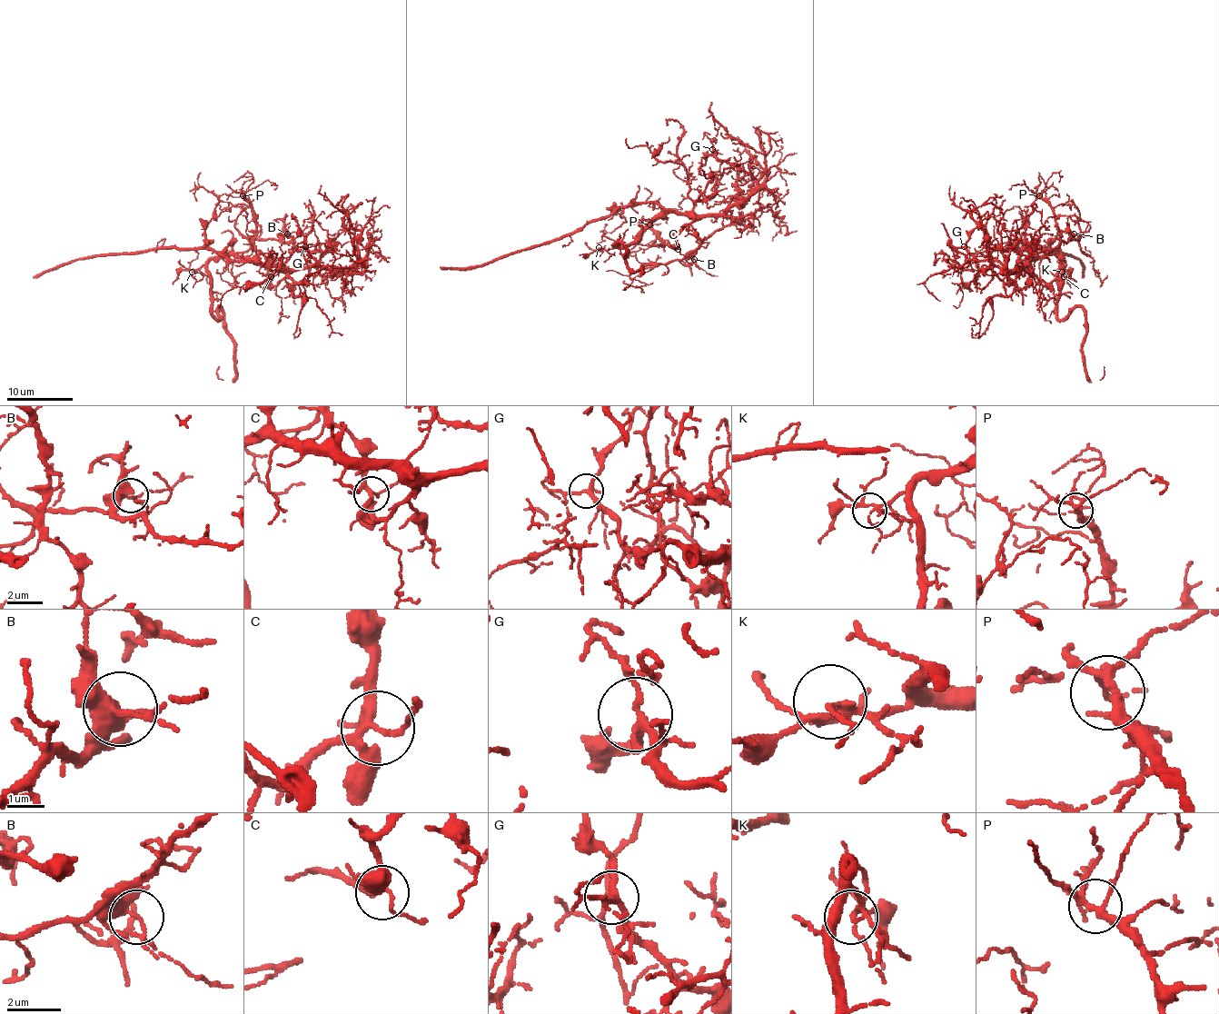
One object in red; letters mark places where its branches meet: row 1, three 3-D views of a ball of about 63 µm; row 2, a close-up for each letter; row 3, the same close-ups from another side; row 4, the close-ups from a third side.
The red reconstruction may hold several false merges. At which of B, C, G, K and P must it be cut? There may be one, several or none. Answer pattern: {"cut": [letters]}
{"cut": []}

